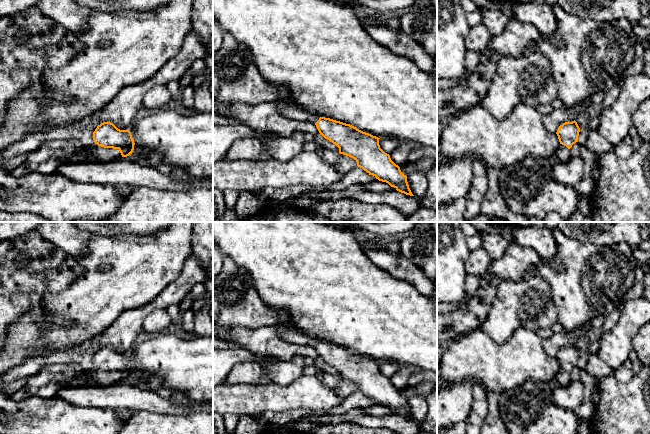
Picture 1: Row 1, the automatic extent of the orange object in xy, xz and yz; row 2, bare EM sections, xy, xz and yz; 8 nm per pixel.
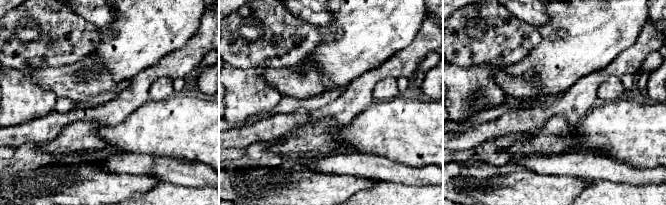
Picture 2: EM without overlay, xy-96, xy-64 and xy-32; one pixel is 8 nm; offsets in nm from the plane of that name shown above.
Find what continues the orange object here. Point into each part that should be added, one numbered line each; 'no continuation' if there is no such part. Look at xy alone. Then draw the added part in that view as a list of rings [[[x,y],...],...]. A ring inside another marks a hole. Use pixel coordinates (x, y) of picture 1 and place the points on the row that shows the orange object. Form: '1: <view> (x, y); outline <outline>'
1: xy (97, 153); outline [[[96,144],[93,148],[82,146],[80,149],[75,150],[66,158],[65,162],[82,160],[108,162],[121,157],[119,149],[104,148]]]

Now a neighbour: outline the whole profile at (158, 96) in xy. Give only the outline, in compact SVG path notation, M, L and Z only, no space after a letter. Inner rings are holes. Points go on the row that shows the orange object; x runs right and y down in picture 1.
M157 85L151 88L143 97L143 107L156 110L168 104L171 100L170 92L166 85Z

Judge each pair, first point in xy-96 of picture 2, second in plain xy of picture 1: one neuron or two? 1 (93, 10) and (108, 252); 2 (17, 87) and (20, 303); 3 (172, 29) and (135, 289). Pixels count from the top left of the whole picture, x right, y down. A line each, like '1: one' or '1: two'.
1: two
2: one
3: one

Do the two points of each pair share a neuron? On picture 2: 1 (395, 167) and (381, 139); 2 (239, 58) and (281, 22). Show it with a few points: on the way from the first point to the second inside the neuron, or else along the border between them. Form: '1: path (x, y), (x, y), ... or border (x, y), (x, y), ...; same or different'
1: border (368, 154), (383, 155), (414, 166); different
2: path (249, 48), (263, 34), (271, 32); same

